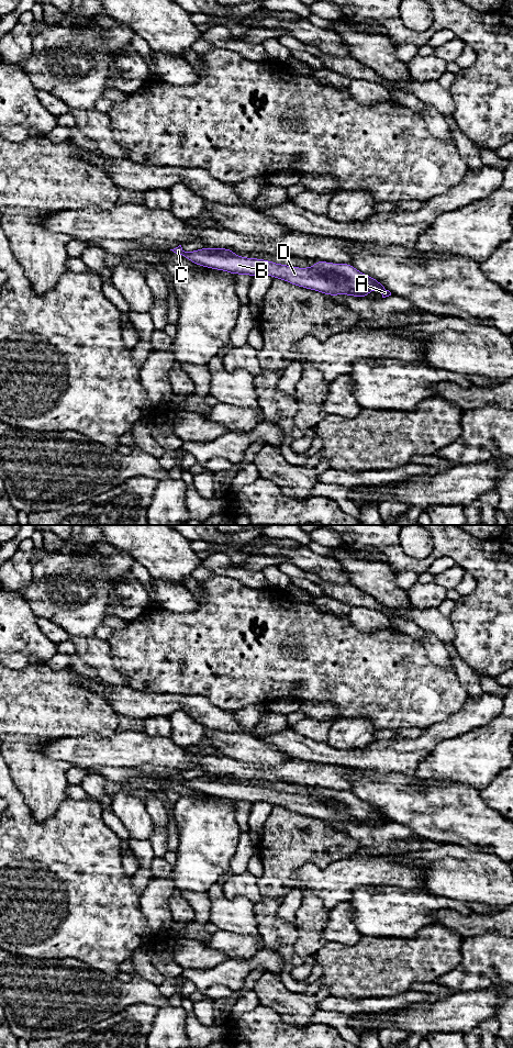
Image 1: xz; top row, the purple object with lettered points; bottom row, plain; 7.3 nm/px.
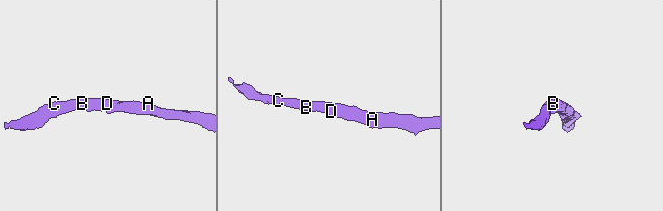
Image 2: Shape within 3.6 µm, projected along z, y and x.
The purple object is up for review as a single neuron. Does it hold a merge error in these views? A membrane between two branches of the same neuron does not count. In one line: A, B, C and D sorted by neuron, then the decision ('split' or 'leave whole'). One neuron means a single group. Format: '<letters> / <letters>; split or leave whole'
A B C D; leave whole

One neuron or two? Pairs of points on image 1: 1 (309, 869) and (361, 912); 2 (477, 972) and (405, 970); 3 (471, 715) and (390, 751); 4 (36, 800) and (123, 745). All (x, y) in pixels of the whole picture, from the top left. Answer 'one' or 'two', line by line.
1: two
2: two
3: one
4: two

